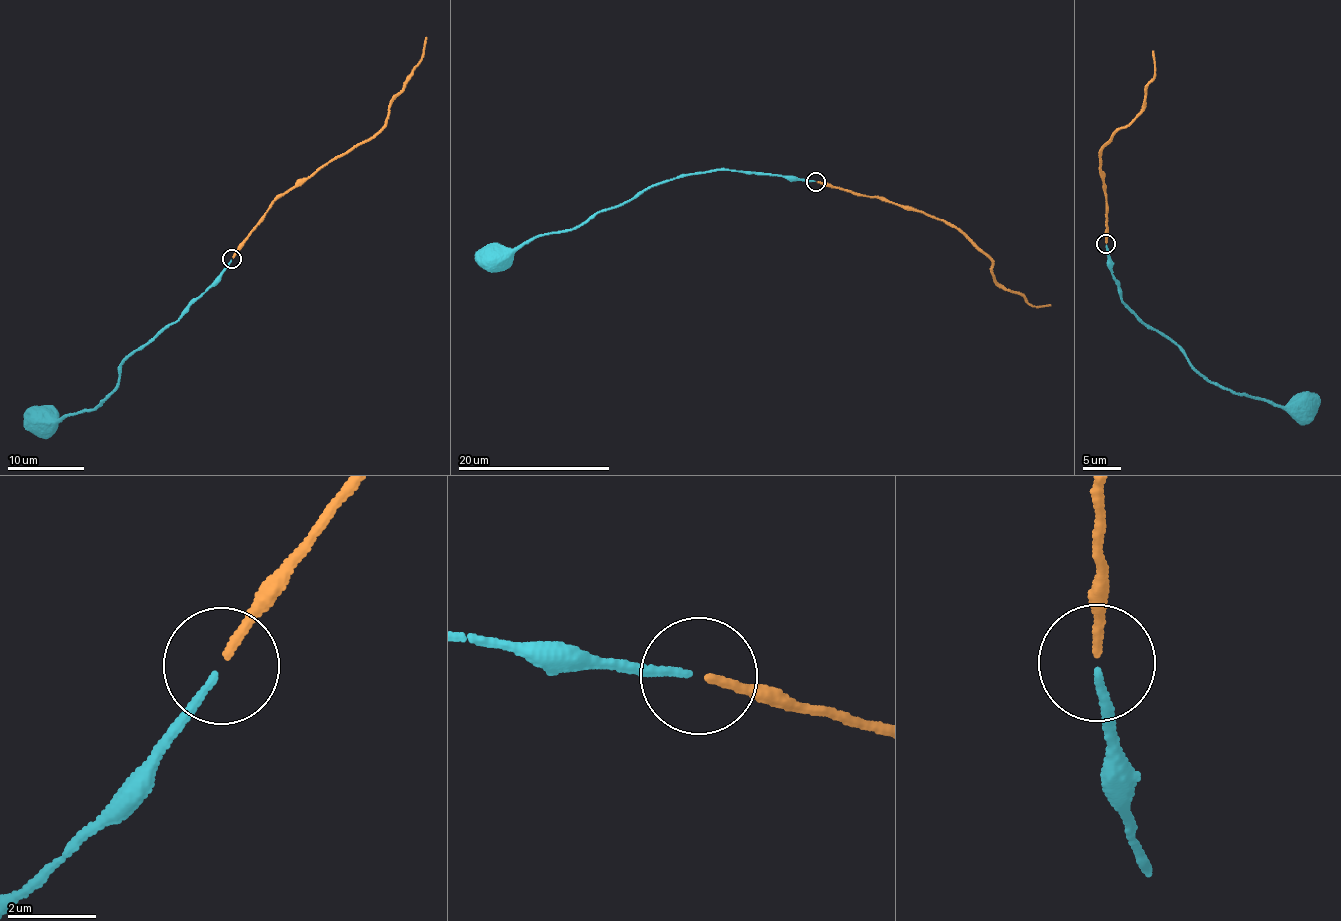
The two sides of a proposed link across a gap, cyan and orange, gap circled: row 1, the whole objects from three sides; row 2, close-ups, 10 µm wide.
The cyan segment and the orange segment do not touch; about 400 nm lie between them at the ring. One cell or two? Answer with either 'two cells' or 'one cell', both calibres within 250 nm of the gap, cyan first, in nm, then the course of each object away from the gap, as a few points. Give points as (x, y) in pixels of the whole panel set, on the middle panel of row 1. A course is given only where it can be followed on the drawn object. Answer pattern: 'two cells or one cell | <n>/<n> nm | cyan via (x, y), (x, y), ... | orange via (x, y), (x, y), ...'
one cell | 160/180 nm | cyan via (814, 180), (737, 170), (691, 173), (657, 182), (576, 226), (535, 236), (515, 247), (498, 248), (497, 253) | orange via (817, 182), (922, 210), (953, 227), (989, 258), (996, 282), (1036, 307), (1050, 305)

